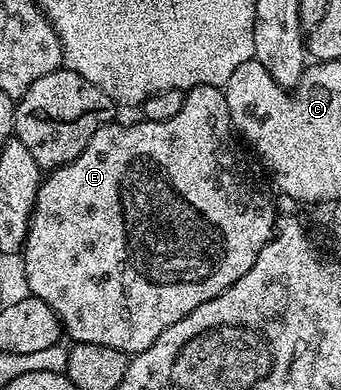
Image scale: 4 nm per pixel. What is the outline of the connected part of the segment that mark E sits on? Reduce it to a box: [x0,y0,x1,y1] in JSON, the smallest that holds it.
[23,85,278,357]

